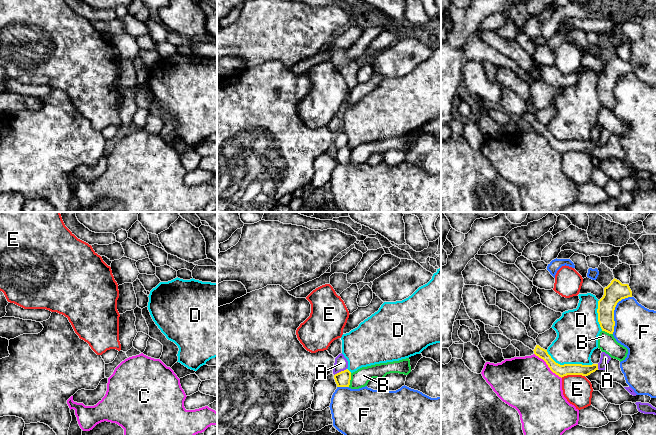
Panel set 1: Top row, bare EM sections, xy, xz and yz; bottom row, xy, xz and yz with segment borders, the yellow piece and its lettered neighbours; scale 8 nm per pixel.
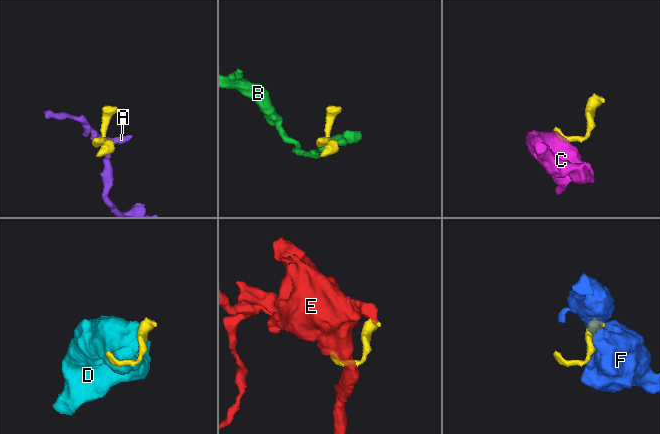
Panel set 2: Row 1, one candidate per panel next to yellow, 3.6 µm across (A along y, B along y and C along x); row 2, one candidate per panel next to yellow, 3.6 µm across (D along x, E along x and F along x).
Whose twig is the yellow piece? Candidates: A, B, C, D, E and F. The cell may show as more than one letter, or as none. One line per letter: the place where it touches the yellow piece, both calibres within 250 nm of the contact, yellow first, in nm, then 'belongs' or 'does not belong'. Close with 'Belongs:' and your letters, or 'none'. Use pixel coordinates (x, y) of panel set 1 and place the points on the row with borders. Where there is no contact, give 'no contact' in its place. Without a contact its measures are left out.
A: xz (341, 371) | 120/110 nm | does not belong
B: xz (350, 379) | 120/140 nm | does not belong
C: yz (548, 366) | 100/440 nm | does not belong
D: yz (568, 364) | 100/340 nm | does not belong
E: yz (572, 374) | 100/240 nm | does not belong
F: yz (613, 311) | 160/340 nm | does not belong
Belongs: none

